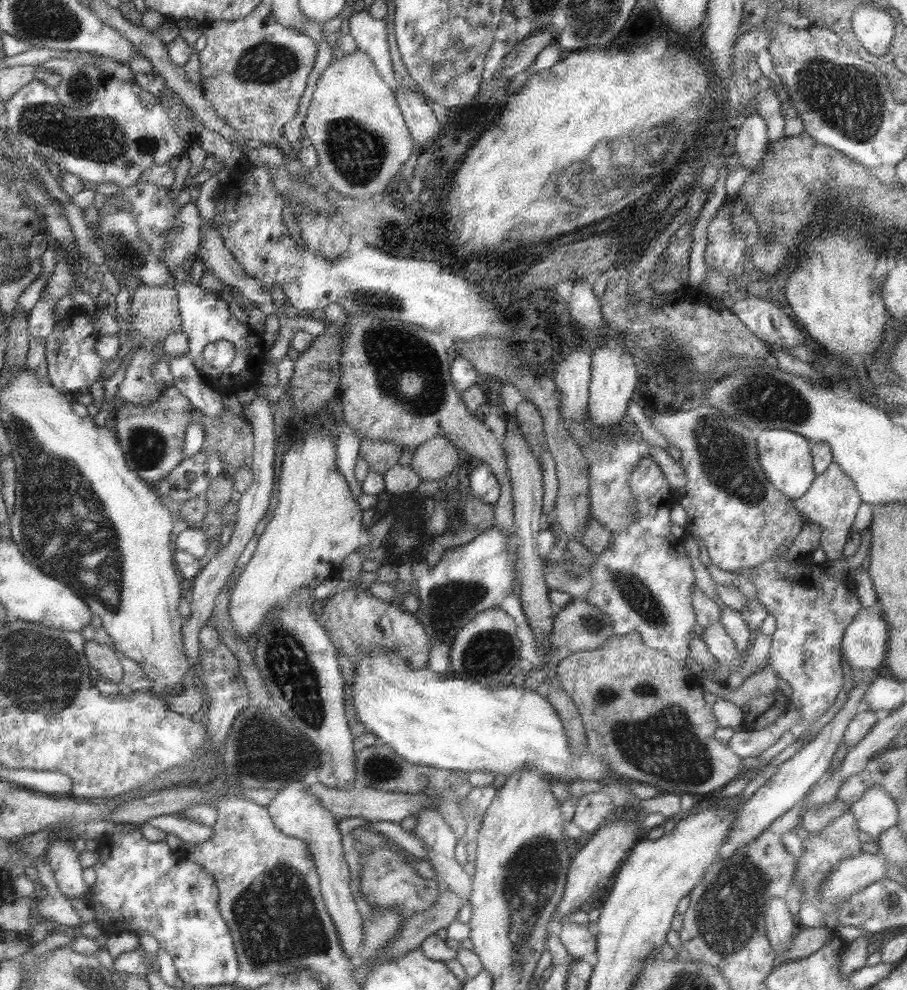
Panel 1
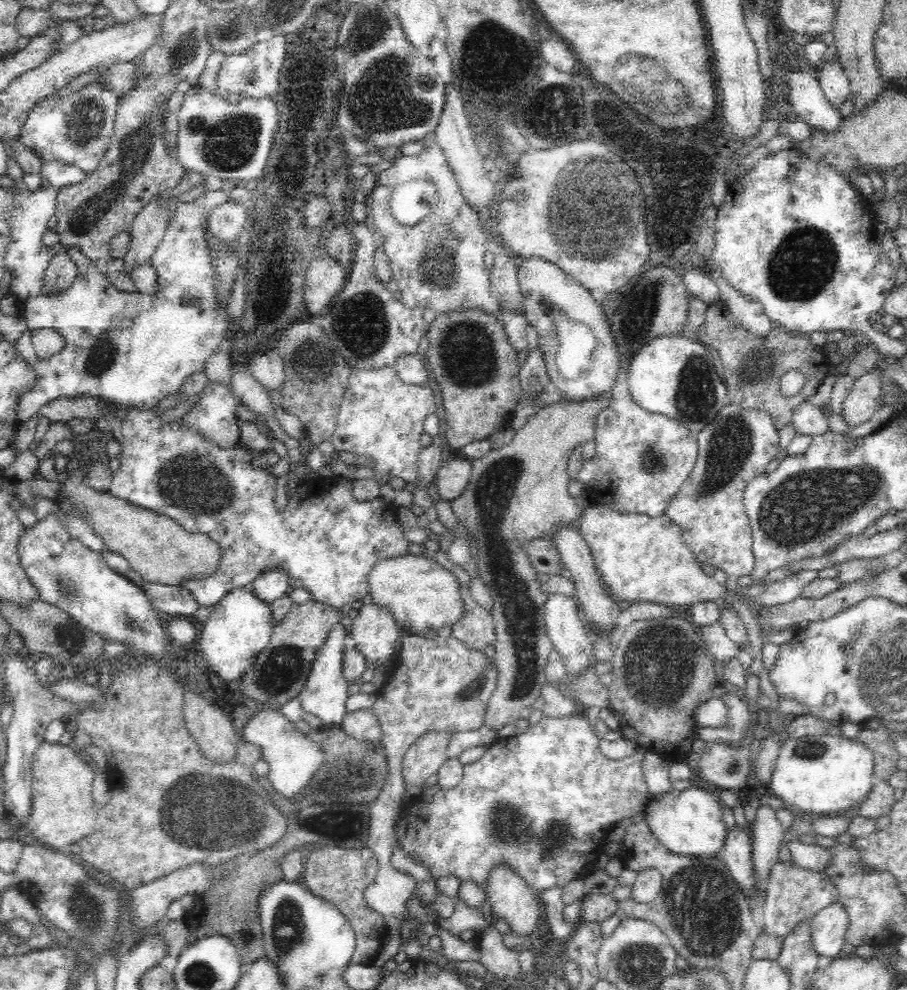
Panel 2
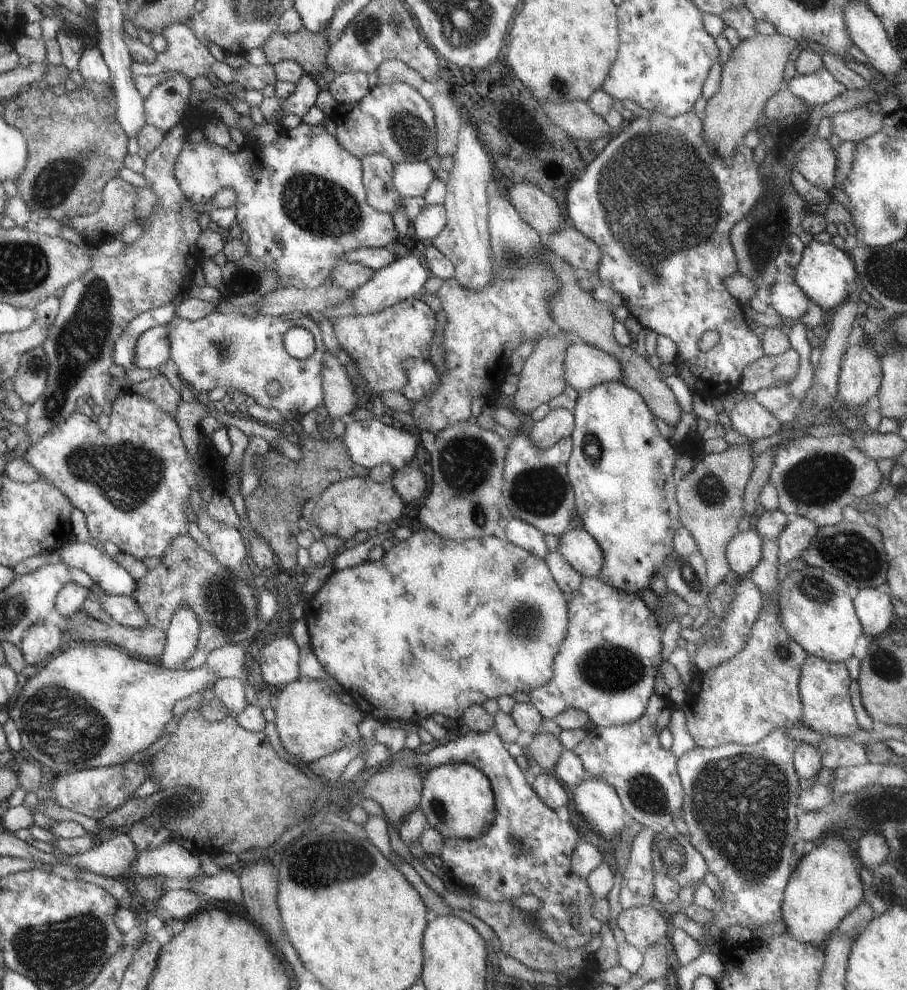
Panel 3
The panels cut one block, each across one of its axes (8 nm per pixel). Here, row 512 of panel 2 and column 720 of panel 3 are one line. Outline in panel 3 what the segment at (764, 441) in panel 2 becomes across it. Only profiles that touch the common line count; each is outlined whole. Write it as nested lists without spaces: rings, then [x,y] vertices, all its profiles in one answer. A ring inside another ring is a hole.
[[[763,600],[761,616],[753,622],[749,640],[737,656],[703,672],[697,686],[693,682],[687,686],[687,696],[679,710],[685,716],[687,734],[695,746],[713,748],[725,742],[751,746],[777,728],[799,728],[799,676],[807,654],[781,628],[777,600]]]

